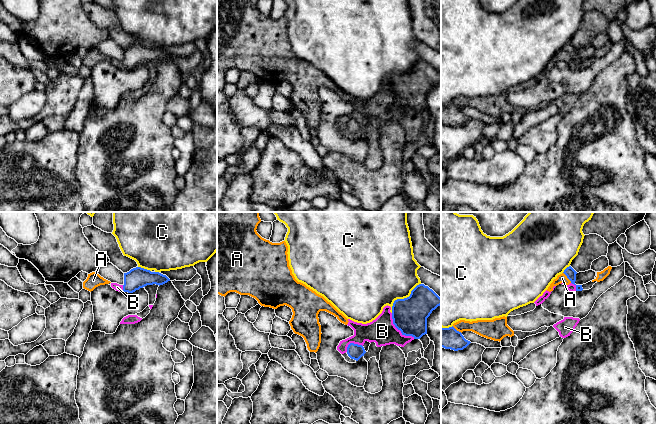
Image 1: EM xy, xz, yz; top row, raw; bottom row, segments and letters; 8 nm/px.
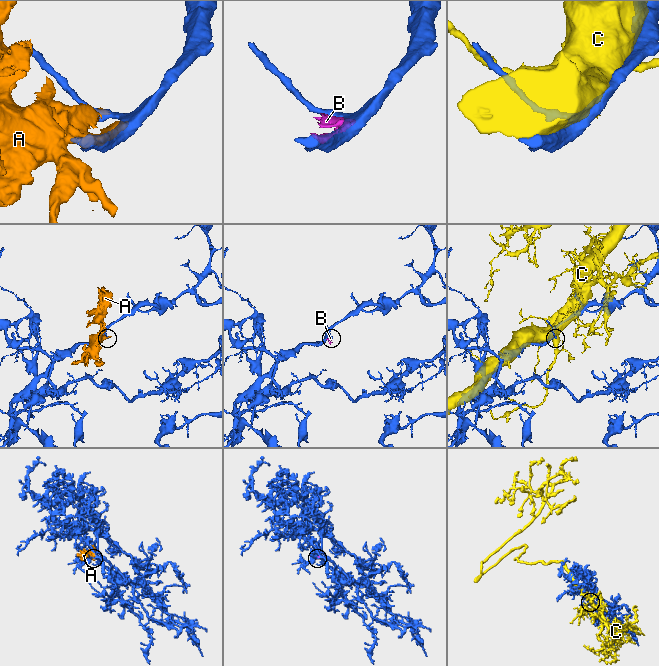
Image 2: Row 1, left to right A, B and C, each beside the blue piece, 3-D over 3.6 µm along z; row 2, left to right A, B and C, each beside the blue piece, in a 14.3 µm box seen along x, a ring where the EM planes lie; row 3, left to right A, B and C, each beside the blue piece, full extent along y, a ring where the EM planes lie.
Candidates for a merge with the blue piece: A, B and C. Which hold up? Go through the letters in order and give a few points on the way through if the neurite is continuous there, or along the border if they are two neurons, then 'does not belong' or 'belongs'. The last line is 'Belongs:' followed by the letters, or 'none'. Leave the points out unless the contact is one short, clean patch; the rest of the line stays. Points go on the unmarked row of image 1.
A: does not belong
B: does not belong
C: does not belong
Belongs: none

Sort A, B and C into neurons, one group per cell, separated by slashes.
A B / C

